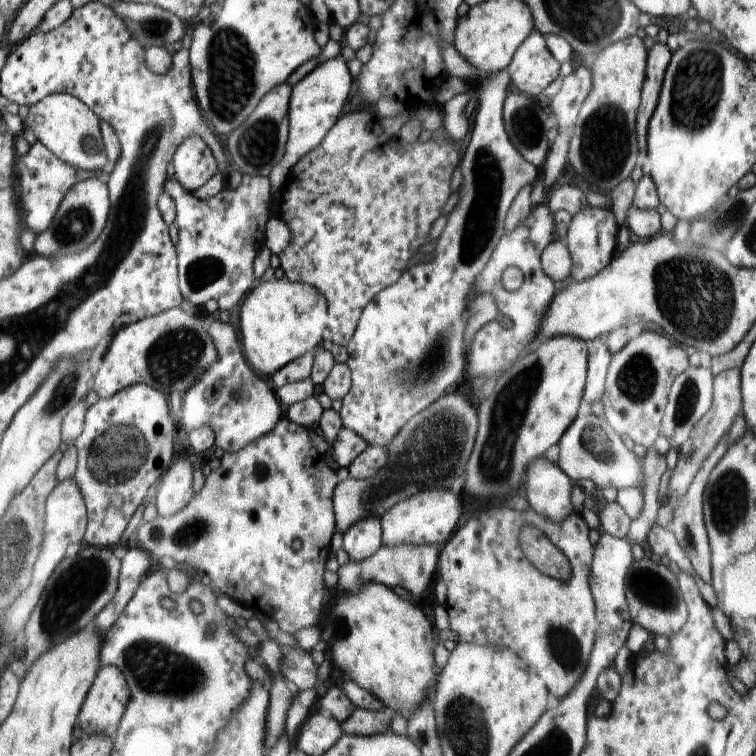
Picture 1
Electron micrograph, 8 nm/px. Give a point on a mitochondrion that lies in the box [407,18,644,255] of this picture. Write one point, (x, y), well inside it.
(605, 137)

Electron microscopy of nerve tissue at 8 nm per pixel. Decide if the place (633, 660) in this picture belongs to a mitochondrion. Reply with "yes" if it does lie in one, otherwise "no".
no

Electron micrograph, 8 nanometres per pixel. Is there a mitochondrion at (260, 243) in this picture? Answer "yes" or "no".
no

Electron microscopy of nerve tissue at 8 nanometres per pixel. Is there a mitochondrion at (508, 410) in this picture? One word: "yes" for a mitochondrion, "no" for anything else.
yes

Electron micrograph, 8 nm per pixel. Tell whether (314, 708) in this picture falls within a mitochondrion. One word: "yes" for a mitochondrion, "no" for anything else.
no

